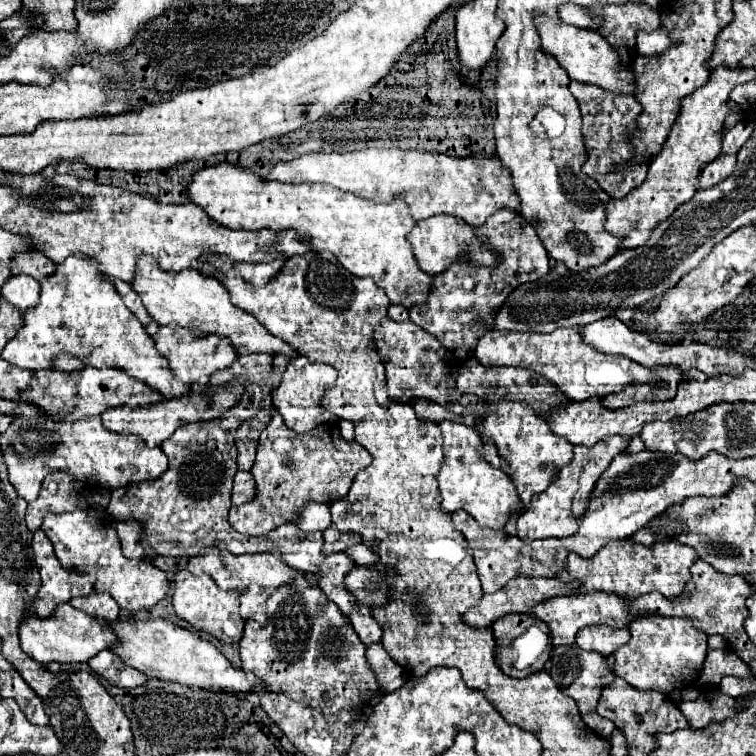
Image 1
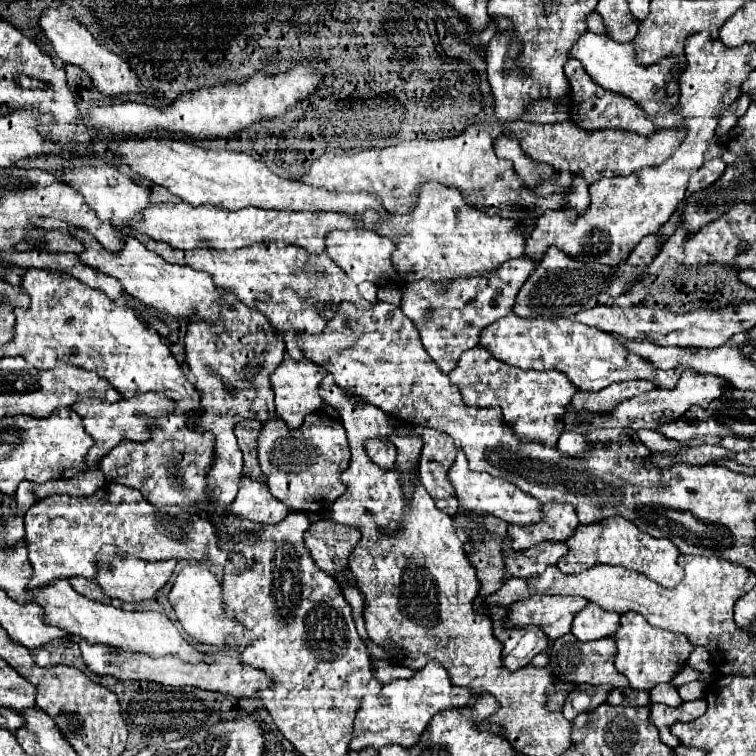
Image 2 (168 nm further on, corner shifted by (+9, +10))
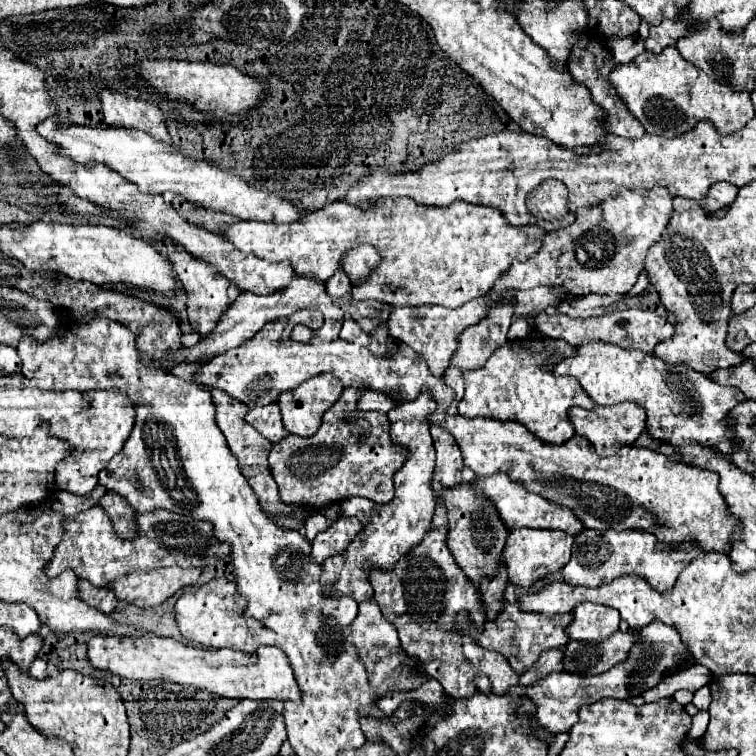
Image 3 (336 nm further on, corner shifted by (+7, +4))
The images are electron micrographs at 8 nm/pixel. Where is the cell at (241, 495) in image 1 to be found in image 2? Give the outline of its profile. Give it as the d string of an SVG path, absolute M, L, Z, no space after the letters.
M249 477L241 479L239 495L231 505L231 511L241 519L251 519L255 523L279 523L289 515L289 507L277 501L265 483L253 481Z

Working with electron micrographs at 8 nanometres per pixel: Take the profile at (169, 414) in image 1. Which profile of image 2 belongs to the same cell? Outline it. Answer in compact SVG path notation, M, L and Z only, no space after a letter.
M145 393L145 395L131 397L131 399L119 399L119 401L115 401L115 403L109 403L109 401L105 399L105 395L103 395L103 399L106 401L85 399L85 401L79 401L79 403L73 405L73 409L77 411L77 415L83 417L83 427L85 427L85 431L93 437L93 443L95 443L95 445L89 449L87 457L85 457L85 463L87 463L89 467L95 467L95 465L99 463L99 459L101 459L105 453L109 453L109 451L111 451L117 443L121 443L123 439L135 439L135 441L145 441L145 439L149 439L149 423L153 423L159 415L165 415L165 413L169 413L169 409L173 409L173 401L169 401L167 397L161 397L161 395L157 395L157 393Z

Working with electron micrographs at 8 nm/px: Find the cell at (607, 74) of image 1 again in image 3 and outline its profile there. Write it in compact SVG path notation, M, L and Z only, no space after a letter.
M667 47L661 55L651 55L649 51L643 51L631 63L615 63L607 79L609 79L611 87L615 89L615 93L619 95L619 99L627 105L627 109L643 123L645 131L653 133L653 135L677 137L677 135L689 131L691 127L695 127L703 119L711 121L719 133L731 135L755 117L755 109L751 103L749 91L735 91L725 83L713 81L703 69L697 69L695 65L687 63L681 57L681 53L677 51L677 47Z

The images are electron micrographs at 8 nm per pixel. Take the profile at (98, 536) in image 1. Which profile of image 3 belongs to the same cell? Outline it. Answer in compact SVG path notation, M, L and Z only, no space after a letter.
M165 567L153 571L133 571L109 585L115 597L137 607L155 607L175 595L181 587L189 587L199 579L201 569Z

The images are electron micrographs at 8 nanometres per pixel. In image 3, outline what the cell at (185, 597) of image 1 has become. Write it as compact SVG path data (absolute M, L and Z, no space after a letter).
M211 579L209 583L183 593L175 603L177 625L181 635L209 649L231 647L249 655L253 655L261 645L273 645L275 633L263 629L259 621L243 617L241 607L235 603L233 597L235 597L235 583L229 579Z

